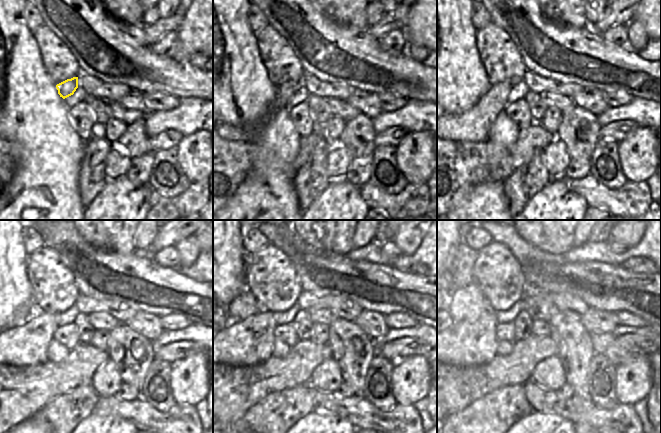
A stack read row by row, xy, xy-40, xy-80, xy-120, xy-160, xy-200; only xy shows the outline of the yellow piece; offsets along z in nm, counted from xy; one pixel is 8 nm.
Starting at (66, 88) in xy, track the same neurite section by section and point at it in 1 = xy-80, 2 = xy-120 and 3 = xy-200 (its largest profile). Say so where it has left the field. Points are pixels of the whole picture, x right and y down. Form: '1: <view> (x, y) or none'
1: xy-80 (474, 125)
2: xy-120 (25, 345)
3: xy-200 (466, 343)

